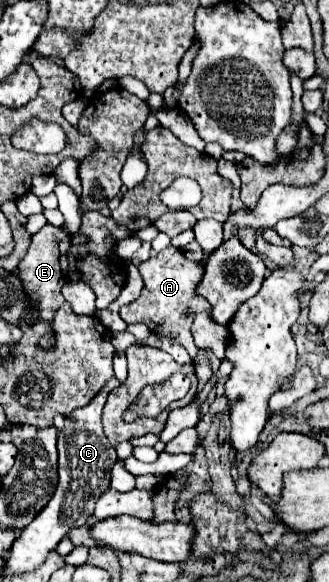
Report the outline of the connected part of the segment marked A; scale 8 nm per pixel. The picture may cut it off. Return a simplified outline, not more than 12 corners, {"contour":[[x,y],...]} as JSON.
{"contour":[[164,248],[138,268],[142,294],[120,308],[128,324],[178,340],[196,358],[190,326],[210,304],[204,274]]}

